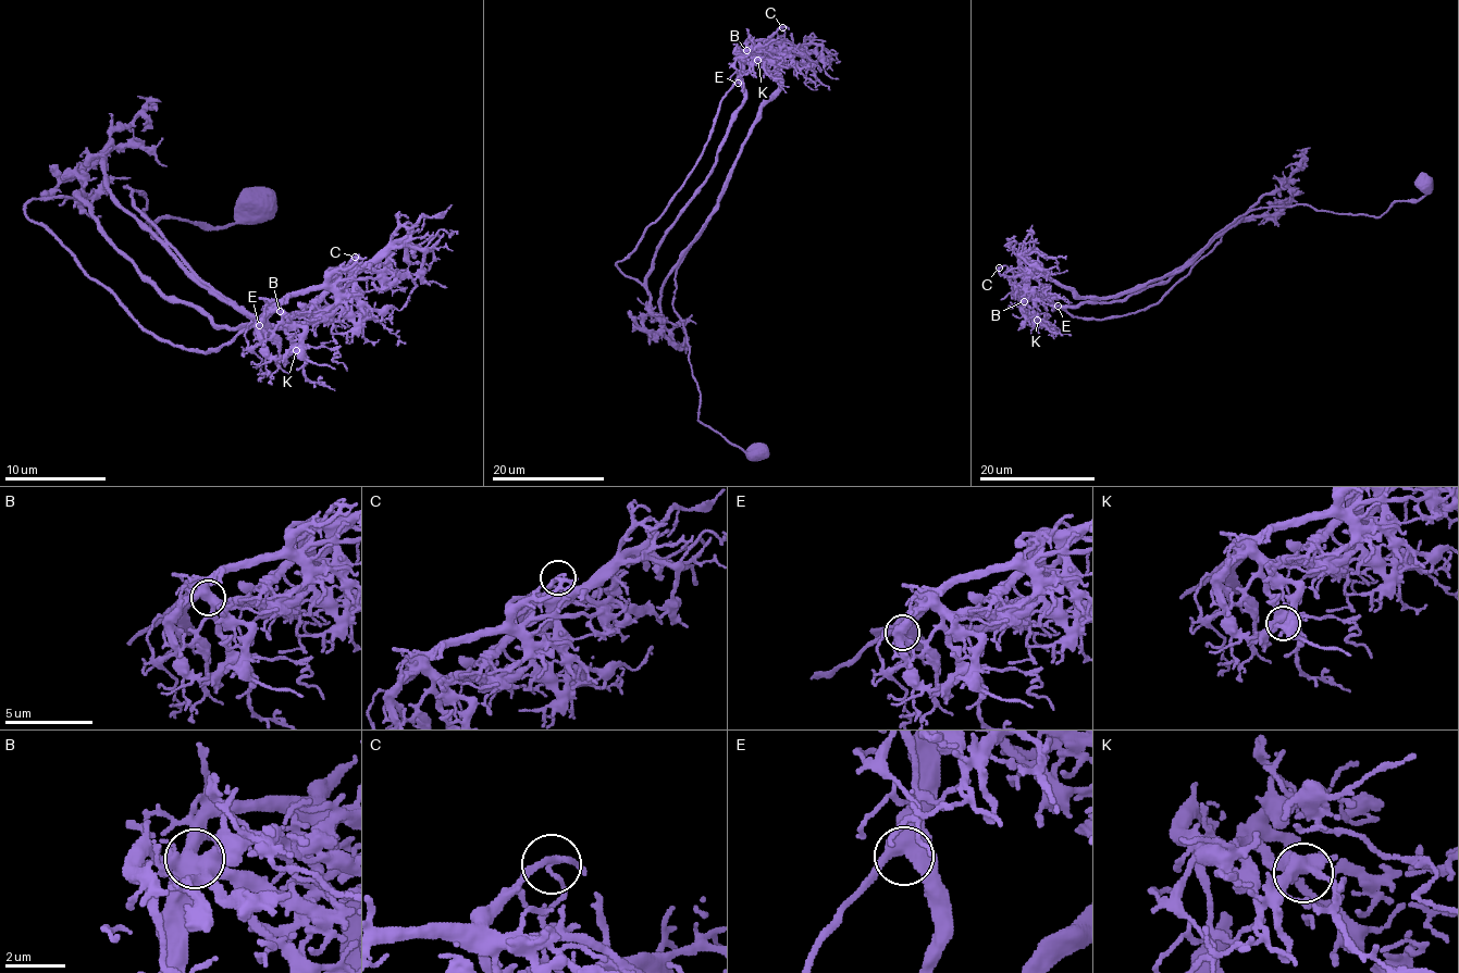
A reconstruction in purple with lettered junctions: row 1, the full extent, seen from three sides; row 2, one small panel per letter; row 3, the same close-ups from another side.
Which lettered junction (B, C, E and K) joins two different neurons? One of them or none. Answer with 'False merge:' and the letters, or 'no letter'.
False merge: C

